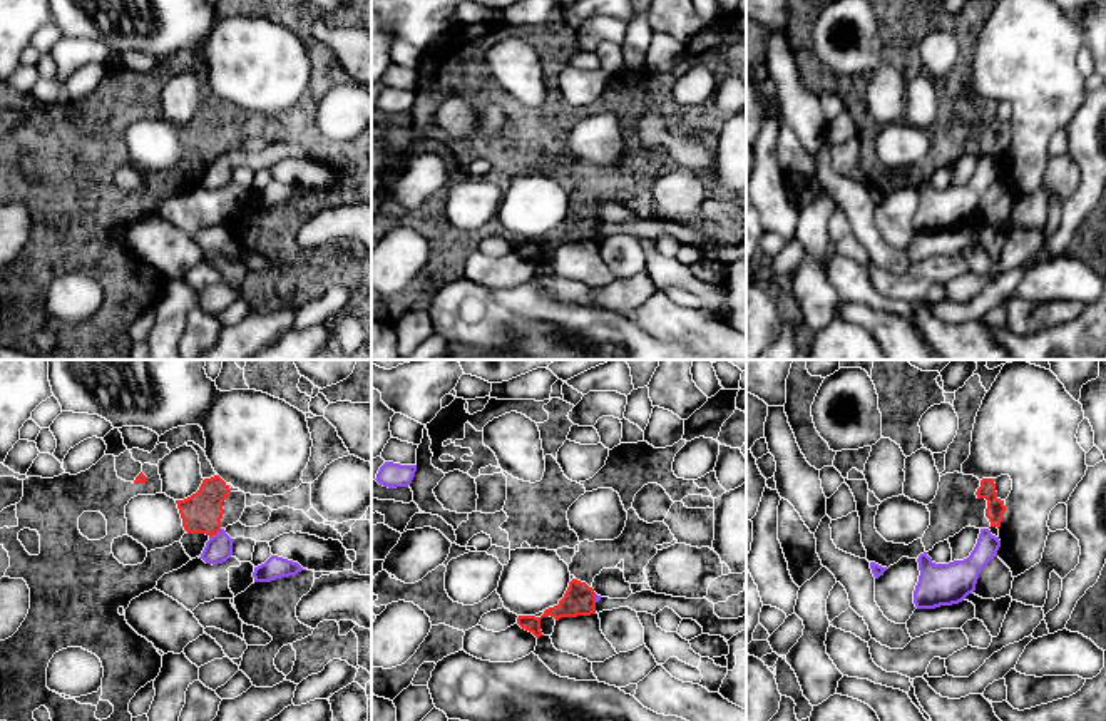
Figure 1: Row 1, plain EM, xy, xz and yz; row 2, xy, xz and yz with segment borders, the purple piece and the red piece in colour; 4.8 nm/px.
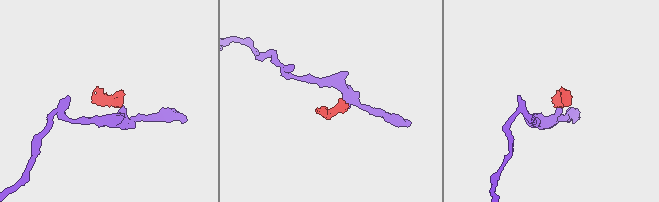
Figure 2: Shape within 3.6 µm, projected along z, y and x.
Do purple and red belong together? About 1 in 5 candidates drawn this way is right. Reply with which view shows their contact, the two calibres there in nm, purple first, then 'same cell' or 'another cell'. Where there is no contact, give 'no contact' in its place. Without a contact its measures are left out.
xy | 130/200 nm | another cell

